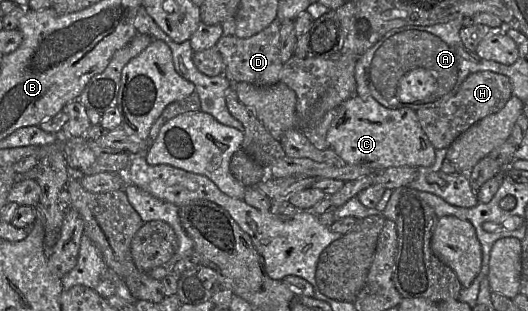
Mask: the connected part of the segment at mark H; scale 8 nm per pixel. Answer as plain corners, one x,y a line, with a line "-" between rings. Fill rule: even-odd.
490,71
475,72
463,81
456,95
443,104
416,110
417,118
433,147
447,149
472,125
501,110
511,96
512,85
507,76

